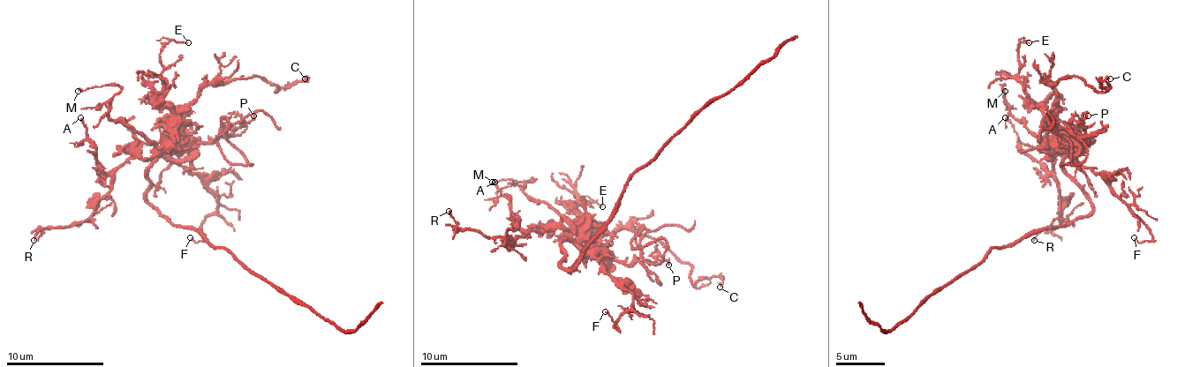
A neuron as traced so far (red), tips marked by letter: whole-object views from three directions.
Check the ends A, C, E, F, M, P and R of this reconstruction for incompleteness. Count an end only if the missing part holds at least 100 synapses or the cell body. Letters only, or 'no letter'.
no letter

